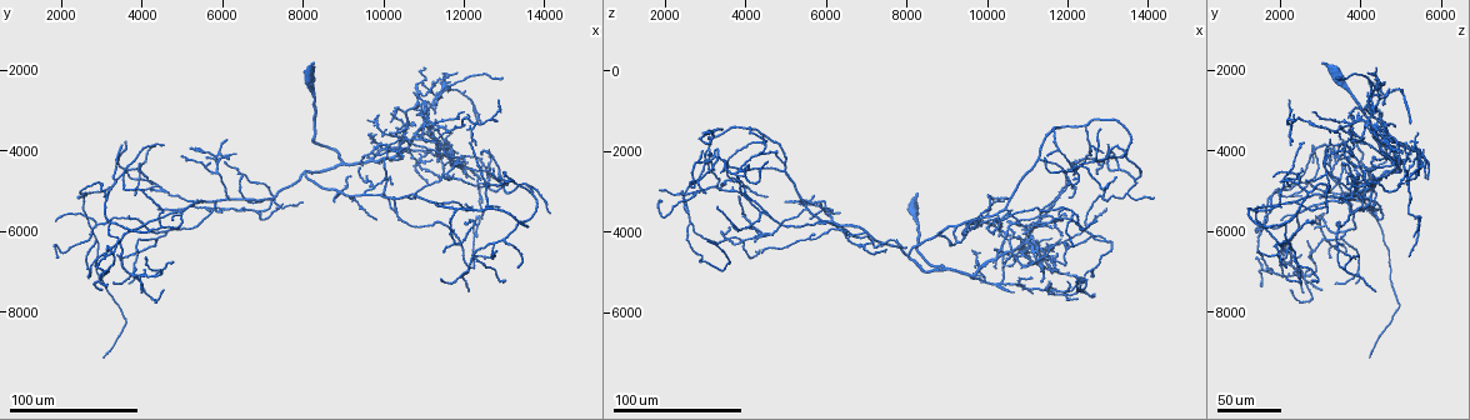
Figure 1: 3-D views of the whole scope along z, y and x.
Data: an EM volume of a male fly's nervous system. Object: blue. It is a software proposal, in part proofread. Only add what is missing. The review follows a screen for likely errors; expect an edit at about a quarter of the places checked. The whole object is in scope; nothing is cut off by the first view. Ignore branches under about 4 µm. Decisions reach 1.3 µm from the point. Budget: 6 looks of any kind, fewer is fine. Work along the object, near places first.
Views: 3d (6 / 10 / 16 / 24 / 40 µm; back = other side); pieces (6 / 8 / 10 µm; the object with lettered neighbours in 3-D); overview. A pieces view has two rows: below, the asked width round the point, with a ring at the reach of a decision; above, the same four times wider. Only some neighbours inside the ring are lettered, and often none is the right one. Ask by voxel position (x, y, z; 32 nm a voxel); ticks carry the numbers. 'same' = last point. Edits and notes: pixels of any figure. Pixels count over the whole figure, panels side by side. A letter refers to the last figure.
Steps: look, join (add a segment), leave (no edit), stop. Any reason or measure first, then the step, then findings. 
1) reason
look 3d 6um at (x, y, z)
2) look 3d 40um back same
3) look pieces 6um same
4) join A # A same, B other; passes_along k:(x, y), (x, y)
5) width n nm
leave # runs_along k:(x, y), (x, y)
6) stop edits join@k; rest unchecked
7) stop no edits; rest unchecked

look 3d 24um at (13050, 4600, 1850)

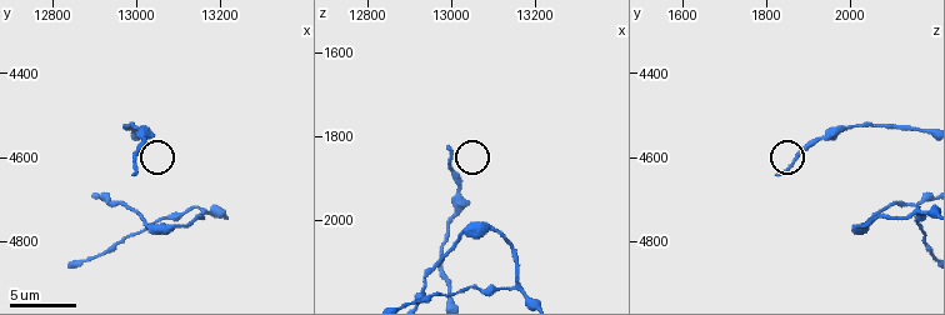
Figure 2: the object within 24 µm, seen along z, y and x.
look pieces 10um at (13000, 4640, 1825)

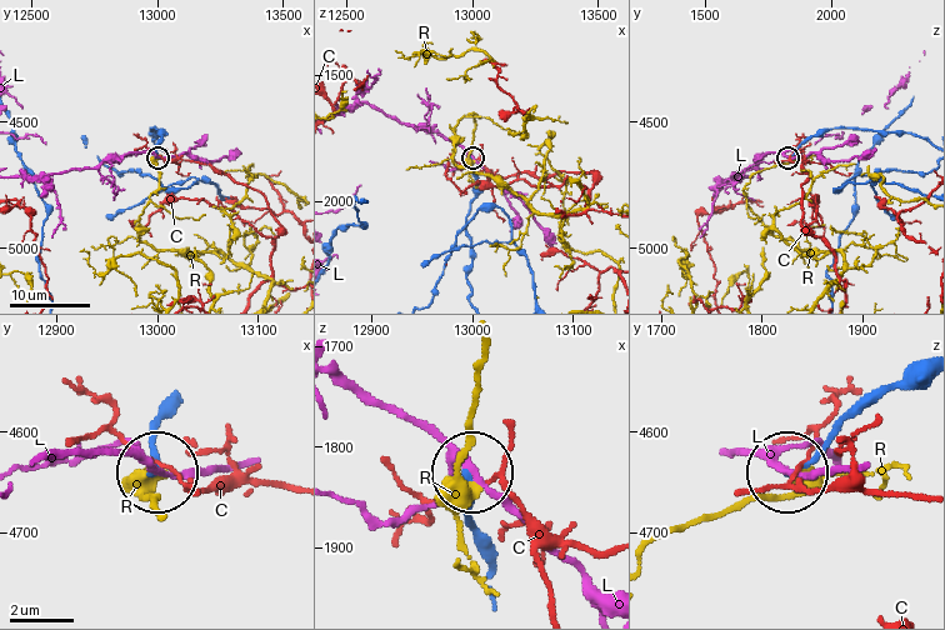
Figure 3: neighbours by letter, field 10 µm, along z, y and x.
leave # C other, L other, R other; none of them fits

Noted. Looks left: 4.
look 3d 24um at (11800, 4000, 5000)

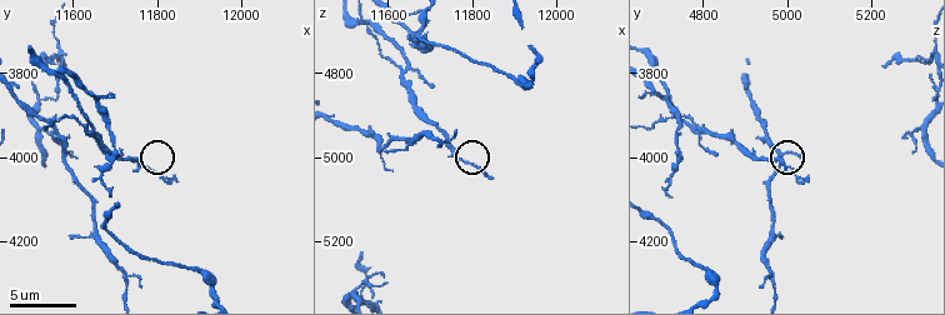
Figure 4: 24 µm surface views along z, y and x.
see the neighbours
look pieces 10um at (11845, 4055, 5050)

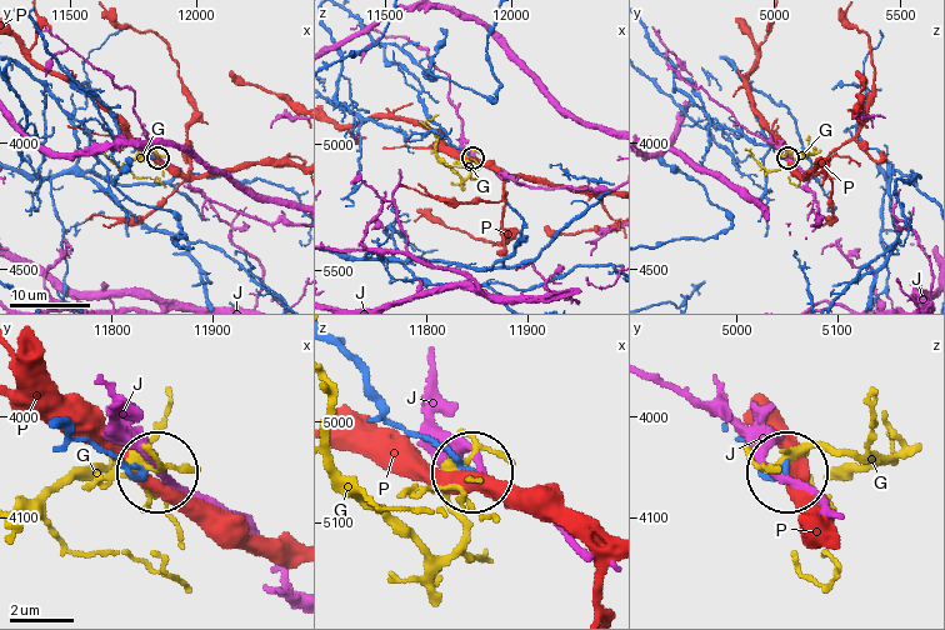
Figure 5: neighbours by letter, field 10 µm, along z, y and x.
leave # G other, J other, P other; runs_along 5:(341, 349), (399, 421), (469, 468); no lettered segment goes on from it

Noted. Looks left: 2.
thick end
look 3d 40um at (8850, 5300, 4000)

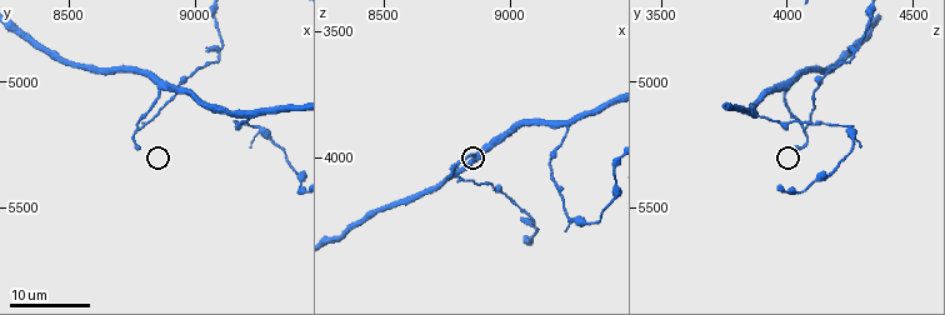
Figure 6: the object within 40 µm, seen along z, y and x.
look pieces 8um at (8780, 5250, 4040)

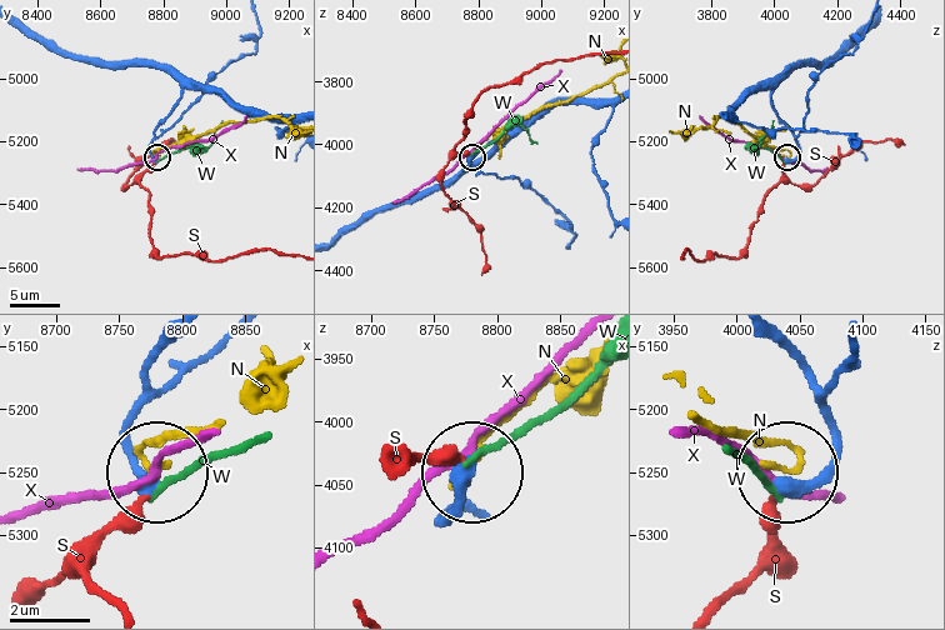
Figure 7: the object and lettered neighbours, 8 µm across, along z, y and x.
width 390 nm
join S # N other, S same, W other, X other; passes_along 7:(818, 408), (834, 454), (780, 491), (770, 545), (716, 605); it goes on there

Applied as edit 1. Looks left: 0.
stop edits join@7; rest unchecked

